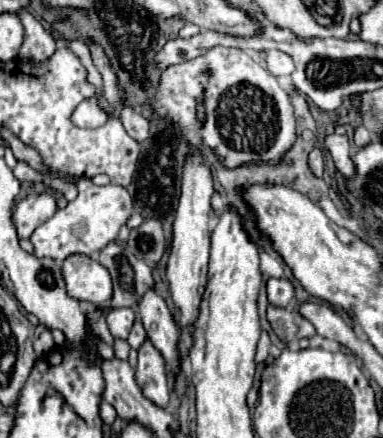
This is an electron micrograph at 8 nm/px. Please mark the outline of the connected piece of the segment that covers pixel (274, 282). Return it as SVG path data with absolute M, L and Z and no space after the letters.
M270 278L266 282L266 288L268 288L268 302L272 306L286 308L286 306L292 304L292 300L294 300L294 286L292 286L290 280Z

